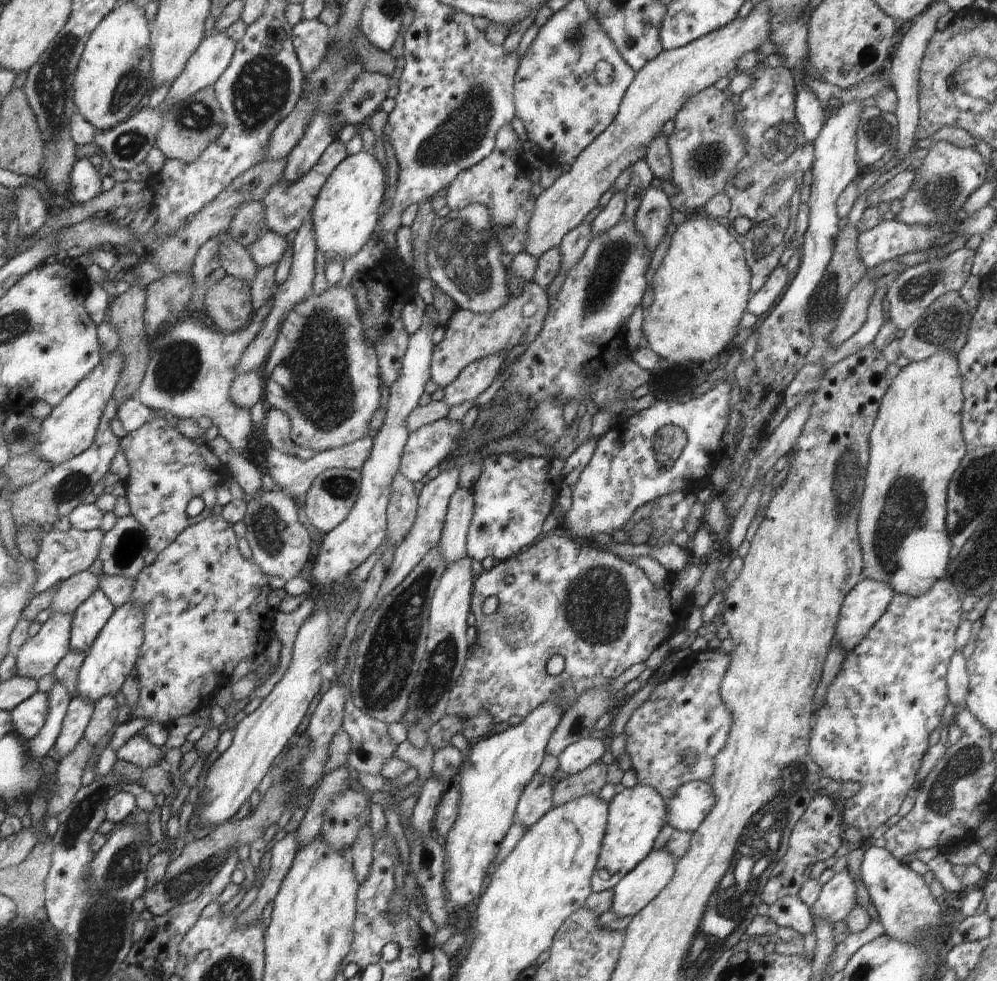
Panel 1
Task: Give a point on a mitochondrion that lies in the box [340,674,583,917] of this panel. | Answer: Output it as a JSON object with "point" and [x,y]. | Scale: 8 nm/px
{"point":[377,740]}

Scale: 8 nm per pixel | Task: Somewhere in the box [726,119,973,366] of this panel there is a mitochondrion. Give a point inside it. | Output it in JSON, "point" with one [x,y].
{"point":[939,190]}

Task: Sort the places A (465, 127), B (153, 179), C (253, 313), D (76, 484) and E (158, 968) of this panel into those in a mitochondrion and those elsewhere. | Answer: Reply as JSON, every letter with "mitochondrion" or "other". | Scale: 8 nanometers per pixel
{"A":"mitochondrion","B":"other","C":"other","D":"mitochondrion","E":"mitochondrion"}

